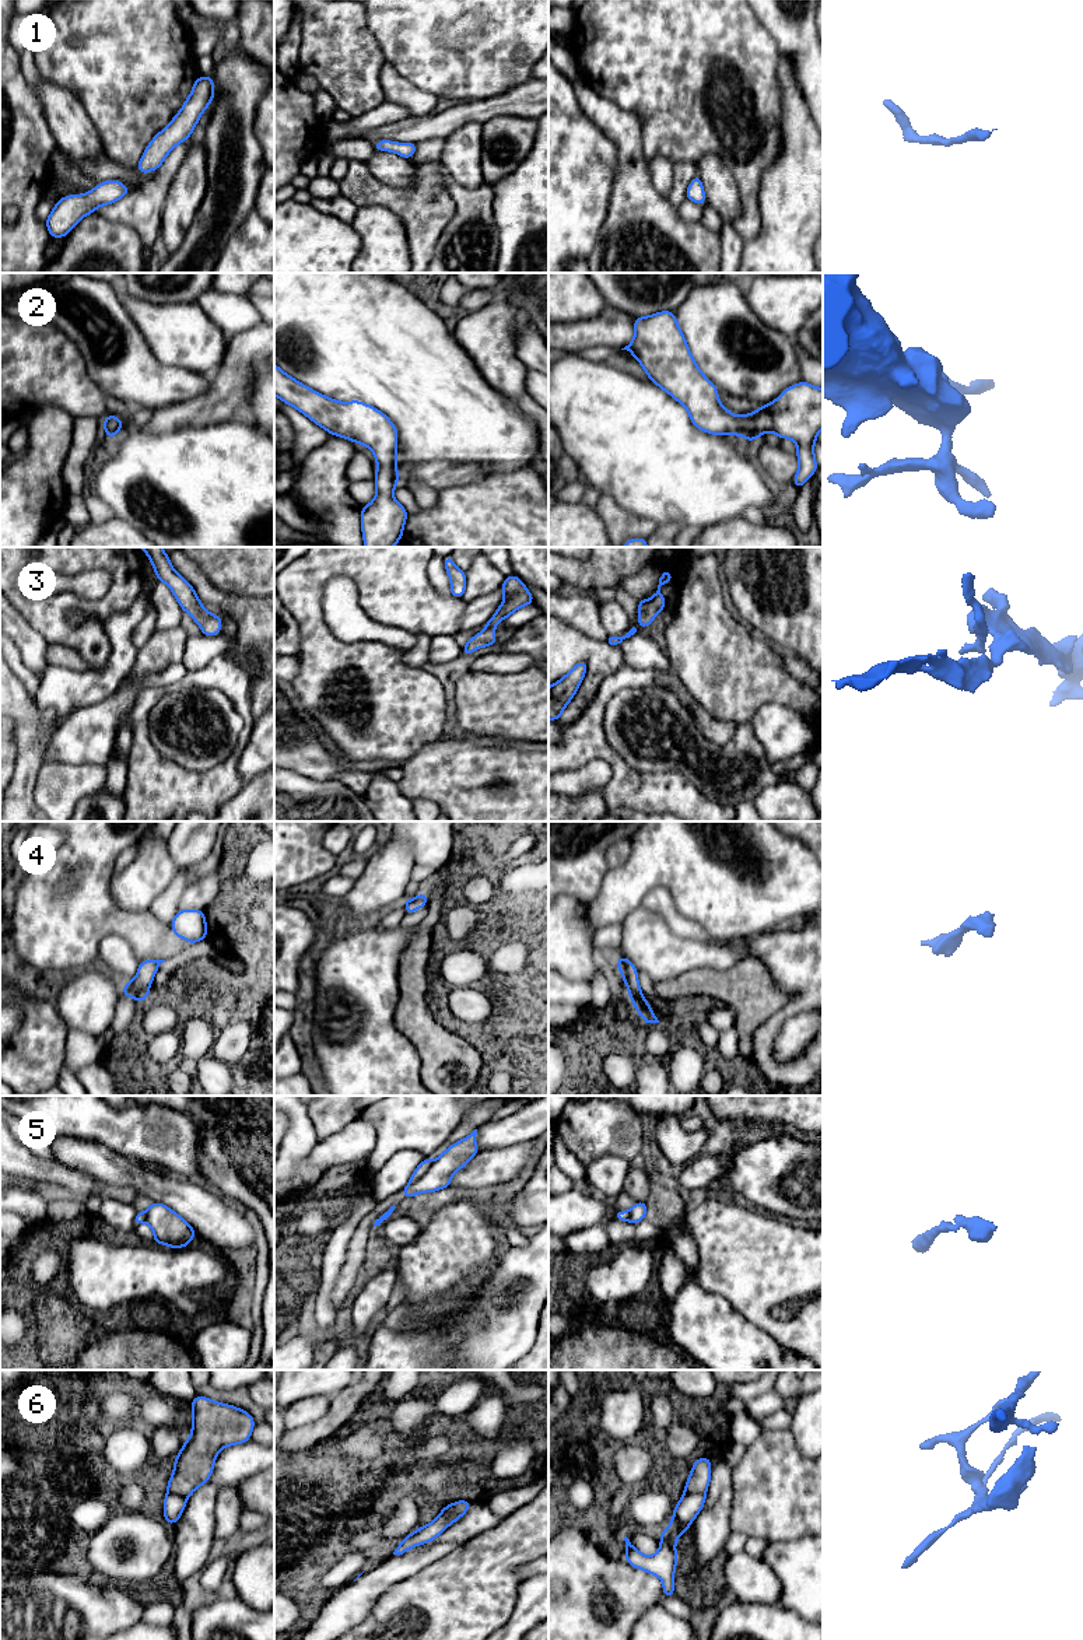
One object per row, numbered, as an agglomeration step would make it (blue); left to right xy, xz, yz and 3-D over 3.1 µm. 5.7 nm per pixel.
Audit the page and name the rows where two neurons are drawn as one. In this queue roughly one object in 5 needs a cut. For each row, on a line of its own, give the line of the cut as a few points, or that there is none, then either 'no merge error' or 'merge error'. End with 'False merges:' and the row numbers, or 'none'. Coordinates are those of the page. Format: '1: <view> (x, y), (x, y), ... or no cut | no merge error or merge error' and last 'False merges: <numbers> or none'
1: no cut | no merge error
2: no cut | no merge error
3: no cut | no merge error
4: no cut | no merge error
5: xz (431, 1164), (409, 1184) | merge error
6: xz (452, 1504), (448, 1513), (448, 1524) | merge error
False merges: 5, 6

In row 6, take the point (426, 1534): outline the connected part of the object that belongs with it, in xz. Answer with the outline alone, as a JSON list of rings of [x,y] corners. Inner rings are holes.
[[[452,1504],[445,1506],[439,1515],[431,1521],[430,1524],[420,1527],[410,1535],[402,1539],[400,1545],[395,1549],[393,1555],[403,1555],[409,1549],[416,1548],[421,1543],[430,1543],[439,1534],[442,1534],[448,1528],[448,1513]]]

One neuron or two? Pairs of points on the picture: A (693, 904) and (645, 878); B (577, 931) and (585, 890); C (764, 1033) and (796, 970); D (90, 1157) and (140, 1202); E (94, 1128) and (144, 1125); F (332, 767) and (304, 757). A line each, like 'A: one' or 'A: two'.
A: one
B: two
C: one
D: two
E: one
F: one

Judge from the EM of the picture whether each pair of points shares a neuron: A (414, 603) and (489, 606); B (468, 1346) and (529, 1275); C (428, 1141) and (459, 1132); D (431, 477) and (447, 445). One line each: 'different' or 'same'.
A: different
B: same
C: different
D: different

